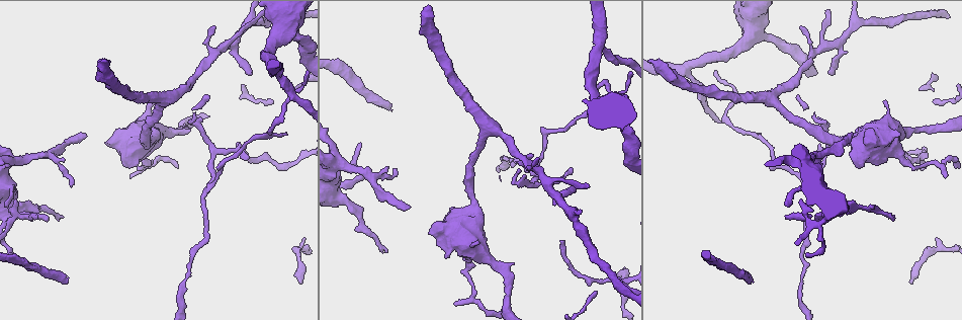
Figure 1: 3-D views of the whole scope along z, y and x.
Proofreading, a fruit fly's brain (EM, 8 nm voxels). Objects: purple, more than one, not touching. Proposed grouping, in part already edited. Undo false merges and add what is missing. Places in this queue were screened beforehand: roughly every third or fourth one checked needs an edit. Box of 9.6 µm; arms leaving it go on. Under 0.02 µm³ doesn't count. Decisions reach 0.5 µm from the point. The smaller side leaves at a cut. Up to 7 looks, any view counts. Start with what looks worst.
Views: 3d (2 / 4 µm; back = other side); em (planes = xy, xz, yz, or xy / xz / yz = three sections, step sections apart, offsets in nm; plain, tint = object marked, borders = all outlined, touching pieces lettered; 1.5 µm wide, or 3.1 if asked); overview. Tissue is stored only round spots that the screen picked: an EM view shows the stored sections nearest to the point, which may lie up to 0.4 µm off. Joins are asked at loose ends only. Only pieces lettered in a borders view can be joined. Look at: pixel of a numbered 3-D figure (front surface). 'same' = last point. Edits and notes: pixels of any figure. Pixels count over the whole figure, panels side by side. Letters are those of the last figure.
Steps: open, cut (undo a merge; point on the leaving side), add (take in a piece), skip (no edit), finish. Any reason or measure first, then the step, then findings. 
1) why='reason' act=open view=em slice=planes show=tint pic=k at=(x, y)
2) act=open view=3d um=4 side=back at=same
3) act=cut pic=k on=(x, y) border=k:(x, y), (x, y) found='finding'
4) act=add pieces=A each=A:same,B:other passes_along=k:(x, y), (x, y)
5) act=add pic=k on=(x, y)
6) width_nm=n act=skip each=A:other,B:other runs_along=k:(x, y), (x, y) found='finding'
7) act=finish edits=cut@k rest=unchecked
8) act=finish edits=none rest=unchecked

why='thin end' act=open view=3d um=2 pic=1 at=(813, 112)

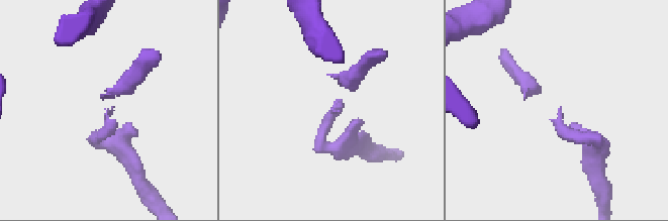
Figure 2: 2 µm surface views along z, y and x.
why='now the EM' act=open view=em slice=xz step=8 show=borders pic=2 at=(332, 109)

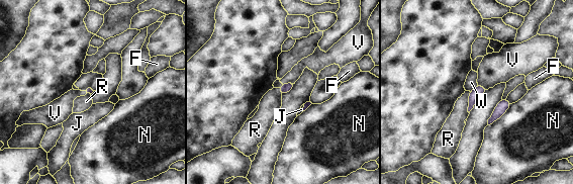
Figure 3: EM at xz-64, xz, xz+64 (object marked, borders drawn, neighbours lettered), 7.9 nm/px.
why='cut it another way' act=open view=em slice=planes show=borders at=same

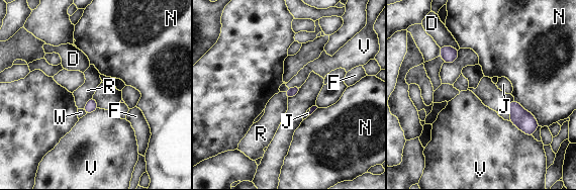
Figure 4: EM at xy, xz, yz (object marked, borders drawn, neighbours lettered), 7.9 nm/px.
longest_contact=N:300nm act=skip each=D:other,F:other,J:other,N:other,R:other,V:other,W:other found='none of them fits'

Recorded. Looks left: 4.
why='an open end' act=open view=3d um=2 pic=1 at=(752, 282)

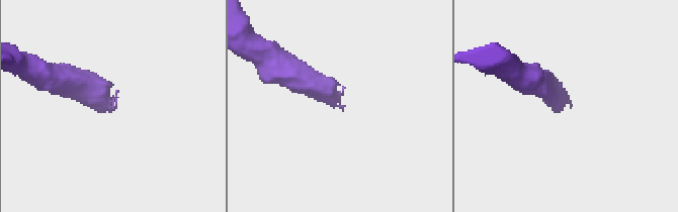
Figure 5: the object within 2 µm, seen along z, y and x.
act=open view=em slice=planes show=borders pic=5 at=(570, 103)

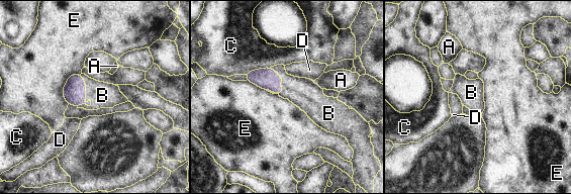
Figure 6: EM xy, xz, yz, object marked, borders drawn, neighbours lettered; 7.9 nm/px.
width_nm=130 act=add pieces=B each=A:other,B:same,C:other,D:other,E:other passes_along=6:(74, 92), (86, 91), (102, 95) found='the neuron continues'

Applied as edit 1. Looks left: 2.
why='branch stops here' act=open view=em slice=planes show=borders pic=1 at=(214, 27)

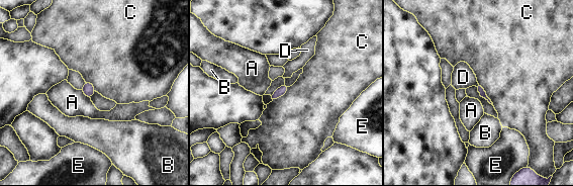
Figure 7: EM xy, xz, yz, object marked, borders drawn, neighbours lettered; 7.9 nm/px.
act=skip each=A:other,B:other,C:other,D:other,E:other found='no lettered piece goes on from it'

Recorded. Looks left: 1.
act=finish edits=add@6 rest=unchecked

